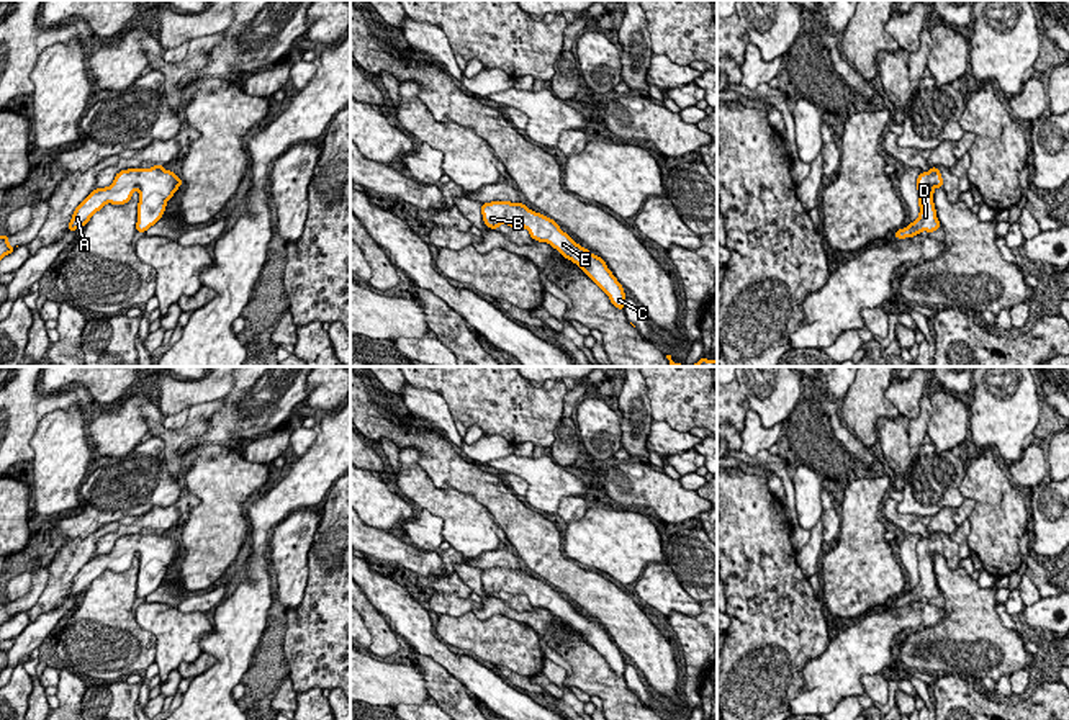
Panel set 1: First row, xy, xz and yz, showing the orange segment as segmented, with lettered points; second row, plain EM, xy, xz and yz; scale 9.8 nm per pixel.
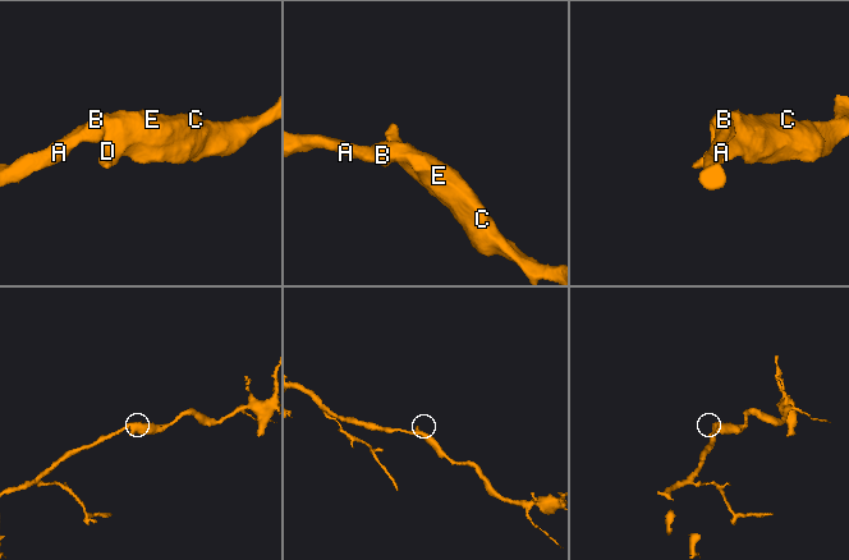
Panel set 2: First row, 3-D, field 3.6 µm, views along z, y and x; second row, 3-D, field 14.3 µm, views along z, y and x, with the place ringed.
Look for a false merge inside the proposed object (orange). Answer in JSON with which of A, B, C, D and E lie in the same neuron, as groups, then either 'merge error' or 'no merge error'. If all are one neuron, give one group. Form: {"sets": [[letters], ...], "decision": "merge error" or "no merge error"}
{"sets": [["A", "B", "C", "D", "E"]], "decision": "no merge error"}

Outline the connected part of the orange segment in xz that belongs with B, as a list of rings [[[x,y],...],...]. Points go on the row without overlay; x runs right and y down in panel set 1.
[[[491,568],[481,571],[483,589],[489,596],[501,591],[525,594],[534,607],[547,609],[565,625],[576,630],[607,663],[617,676],[624,676],[627,661],[622,651],[607,635],[606,628],[591,620],[563,599],[553,586],[529,576],[525,571],[511,568]]]

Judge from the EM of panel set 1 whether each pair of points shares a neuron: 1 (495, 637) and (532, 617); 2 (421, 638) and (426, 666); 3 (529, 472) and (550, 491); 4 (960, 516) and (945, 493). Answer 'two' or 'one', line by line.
1: two
2: two
3: one
4: two

